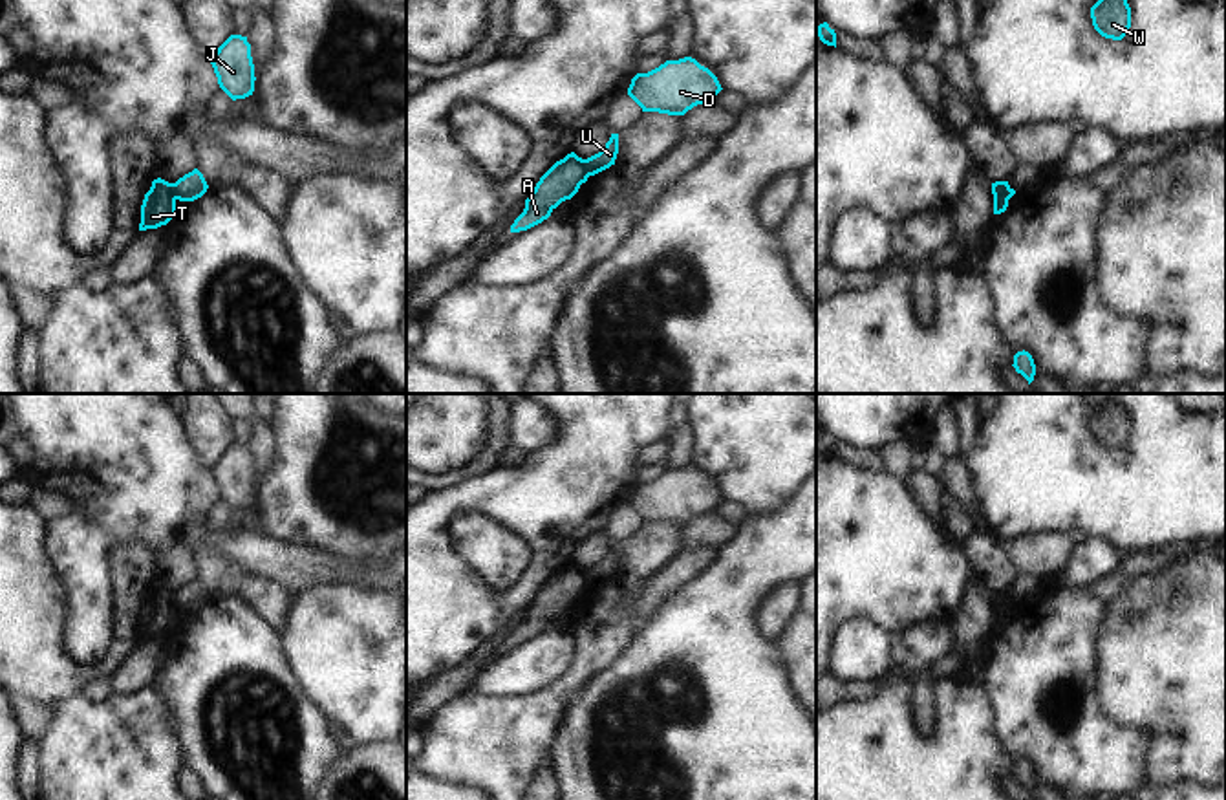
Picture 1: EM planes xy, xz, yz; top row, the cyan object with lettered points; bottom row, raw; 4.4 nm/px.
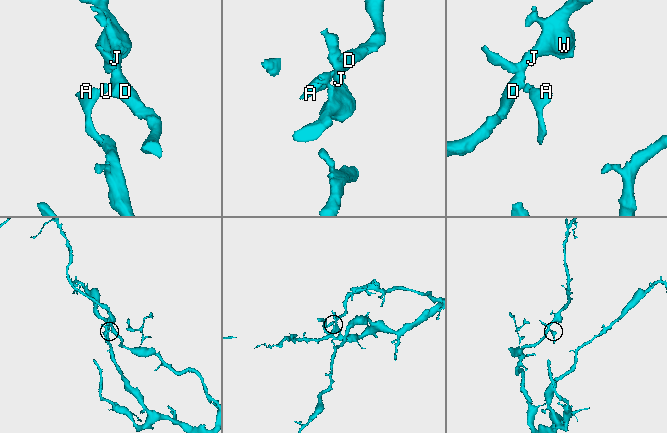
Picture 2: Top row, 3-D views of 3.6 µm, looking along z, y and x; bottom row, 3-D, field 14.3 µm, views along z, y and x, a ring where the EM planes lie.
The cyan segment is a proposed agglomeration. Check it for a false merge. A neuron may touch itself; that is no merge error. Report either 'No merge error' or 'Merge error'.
Merge error

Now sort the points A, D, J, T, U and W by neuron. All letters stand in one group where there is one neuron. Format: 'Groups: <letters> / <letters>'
Groups: A T / D J U W

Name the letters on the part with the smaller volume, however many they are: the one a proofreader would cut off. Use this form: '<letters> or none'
A, T

